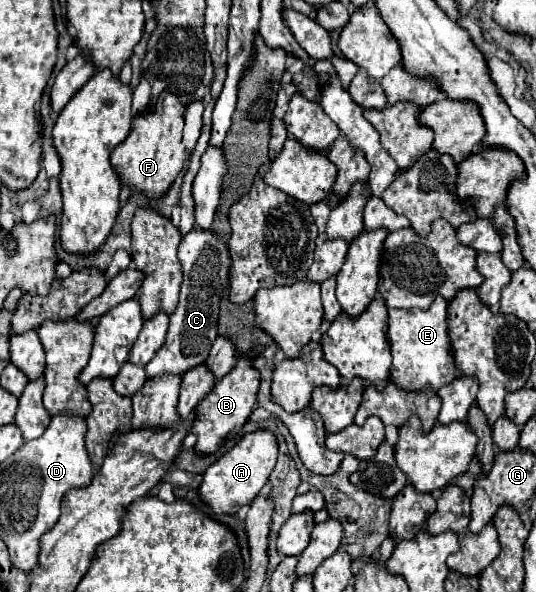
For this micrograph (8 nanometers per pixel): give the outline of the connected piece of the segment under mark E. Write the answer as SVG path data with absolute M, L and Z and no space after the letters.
M436 298L426 312L390 308L388 340L392 350L390 380L406 392L416 392L422 390L424 386L432 386L434 390L440 390L440 386L452 382L460 374L454 362L452 340L448 334L448 302L444 298Z

